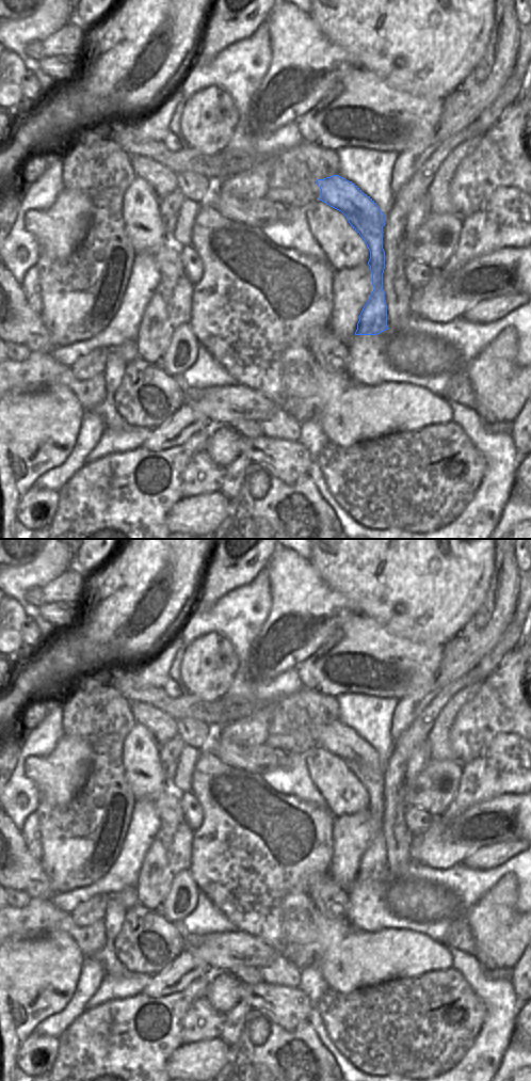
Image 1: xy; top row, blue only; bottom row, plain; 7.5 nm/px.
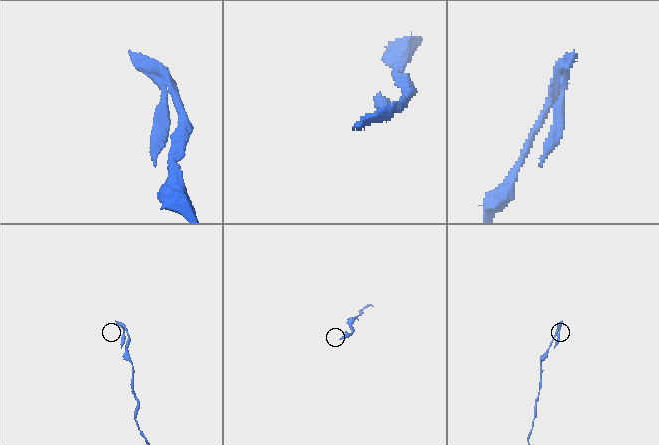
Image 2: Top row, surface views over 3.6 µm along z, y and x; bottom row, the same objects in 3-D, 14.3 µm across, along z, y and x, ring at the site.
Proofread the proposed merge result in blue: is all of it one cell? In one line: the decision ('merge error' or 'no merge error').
merge error

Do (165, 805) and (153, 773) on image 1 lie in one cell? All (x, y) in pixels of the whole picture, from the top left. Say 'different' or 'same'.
different

